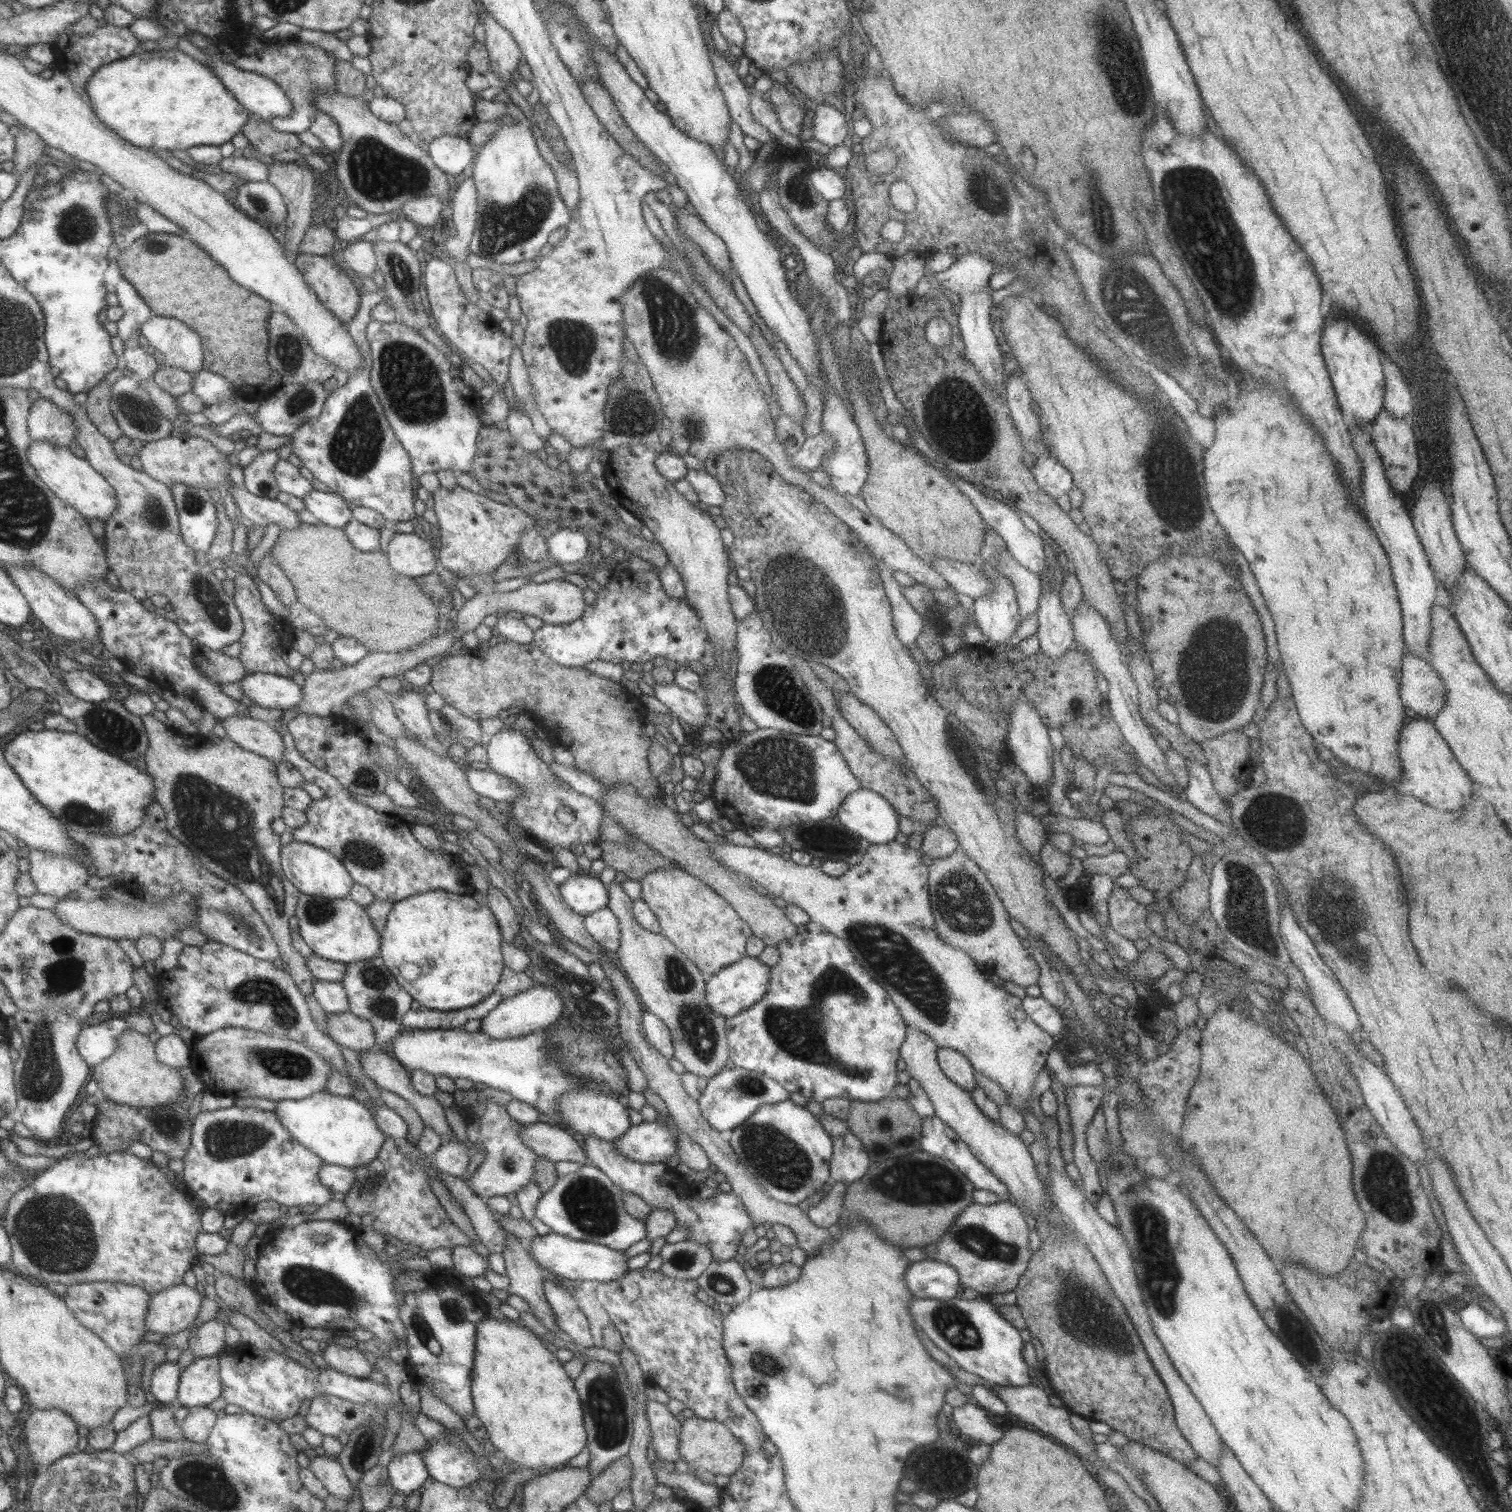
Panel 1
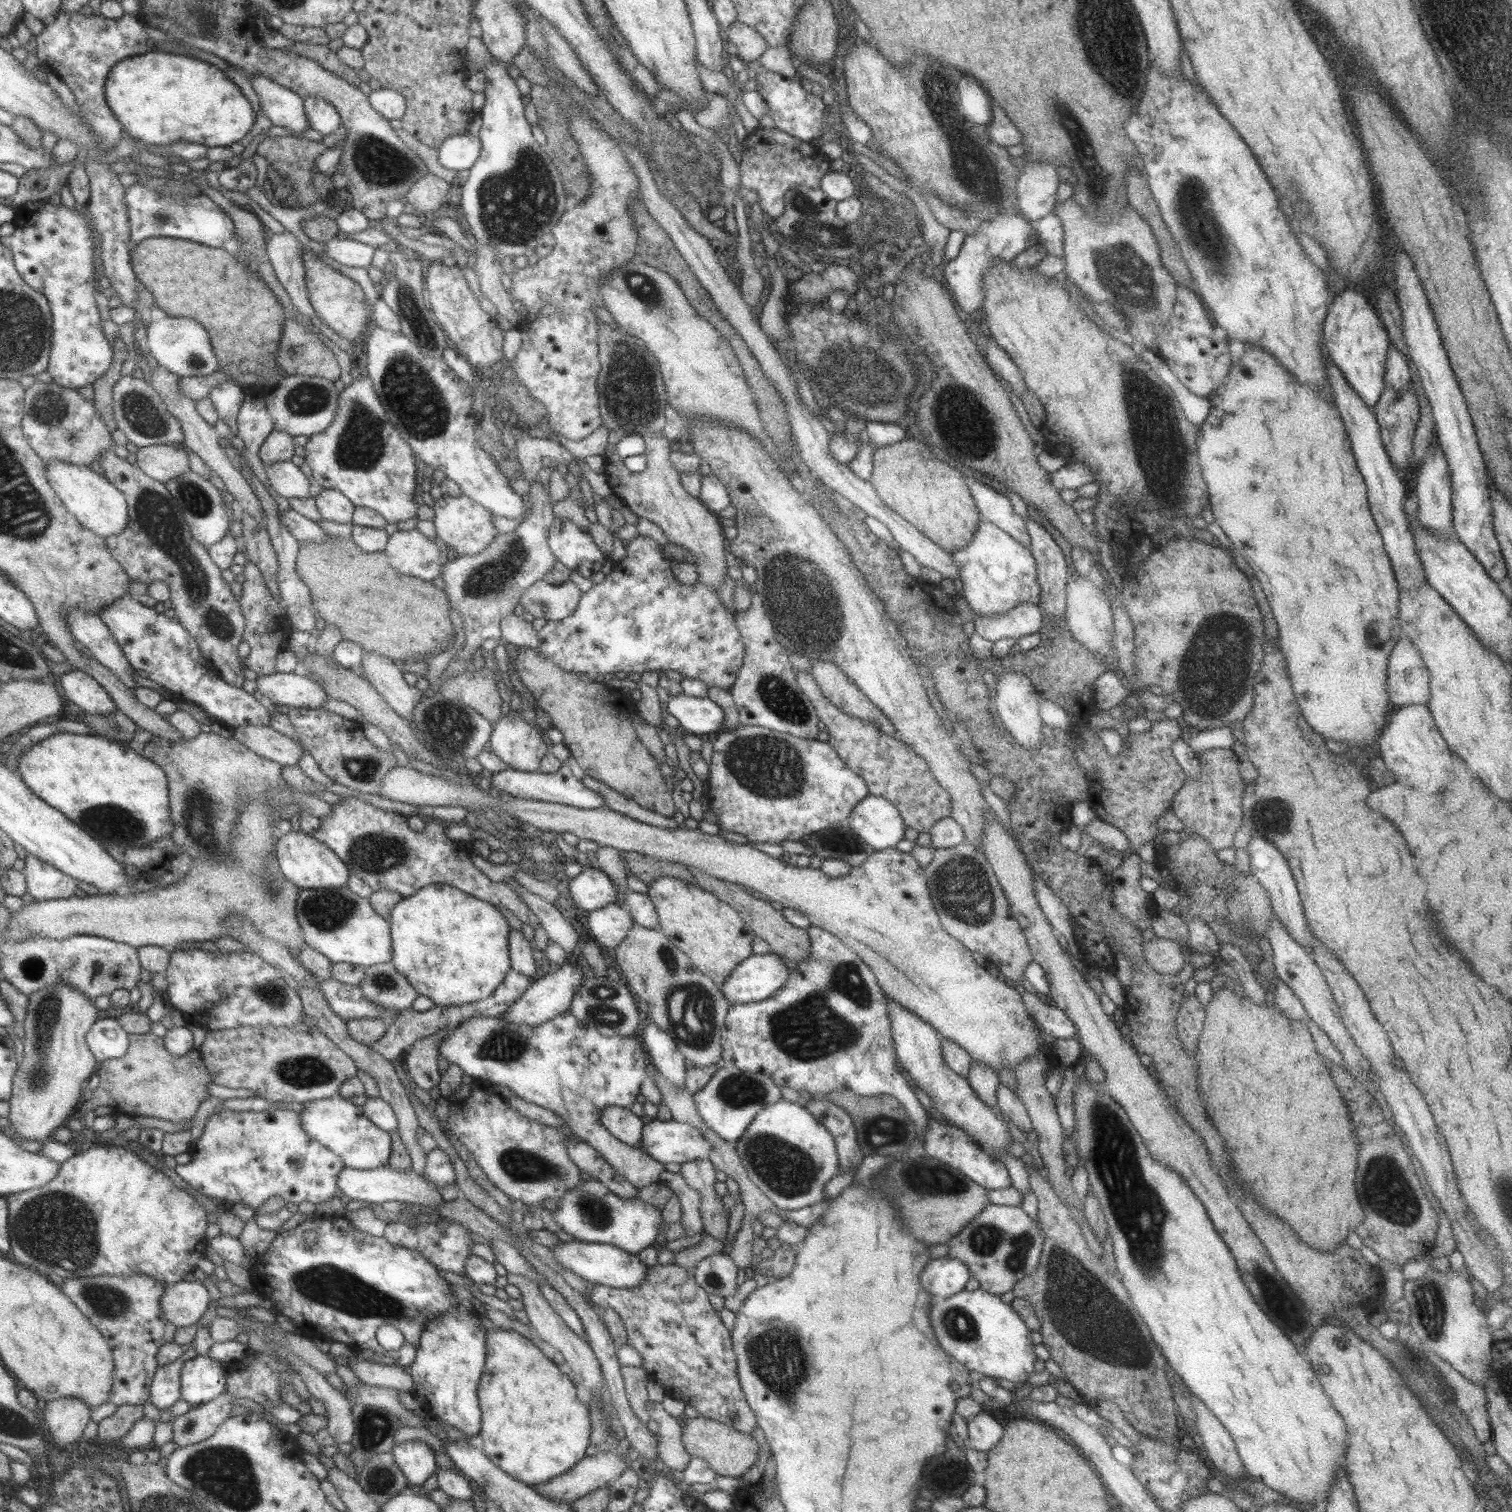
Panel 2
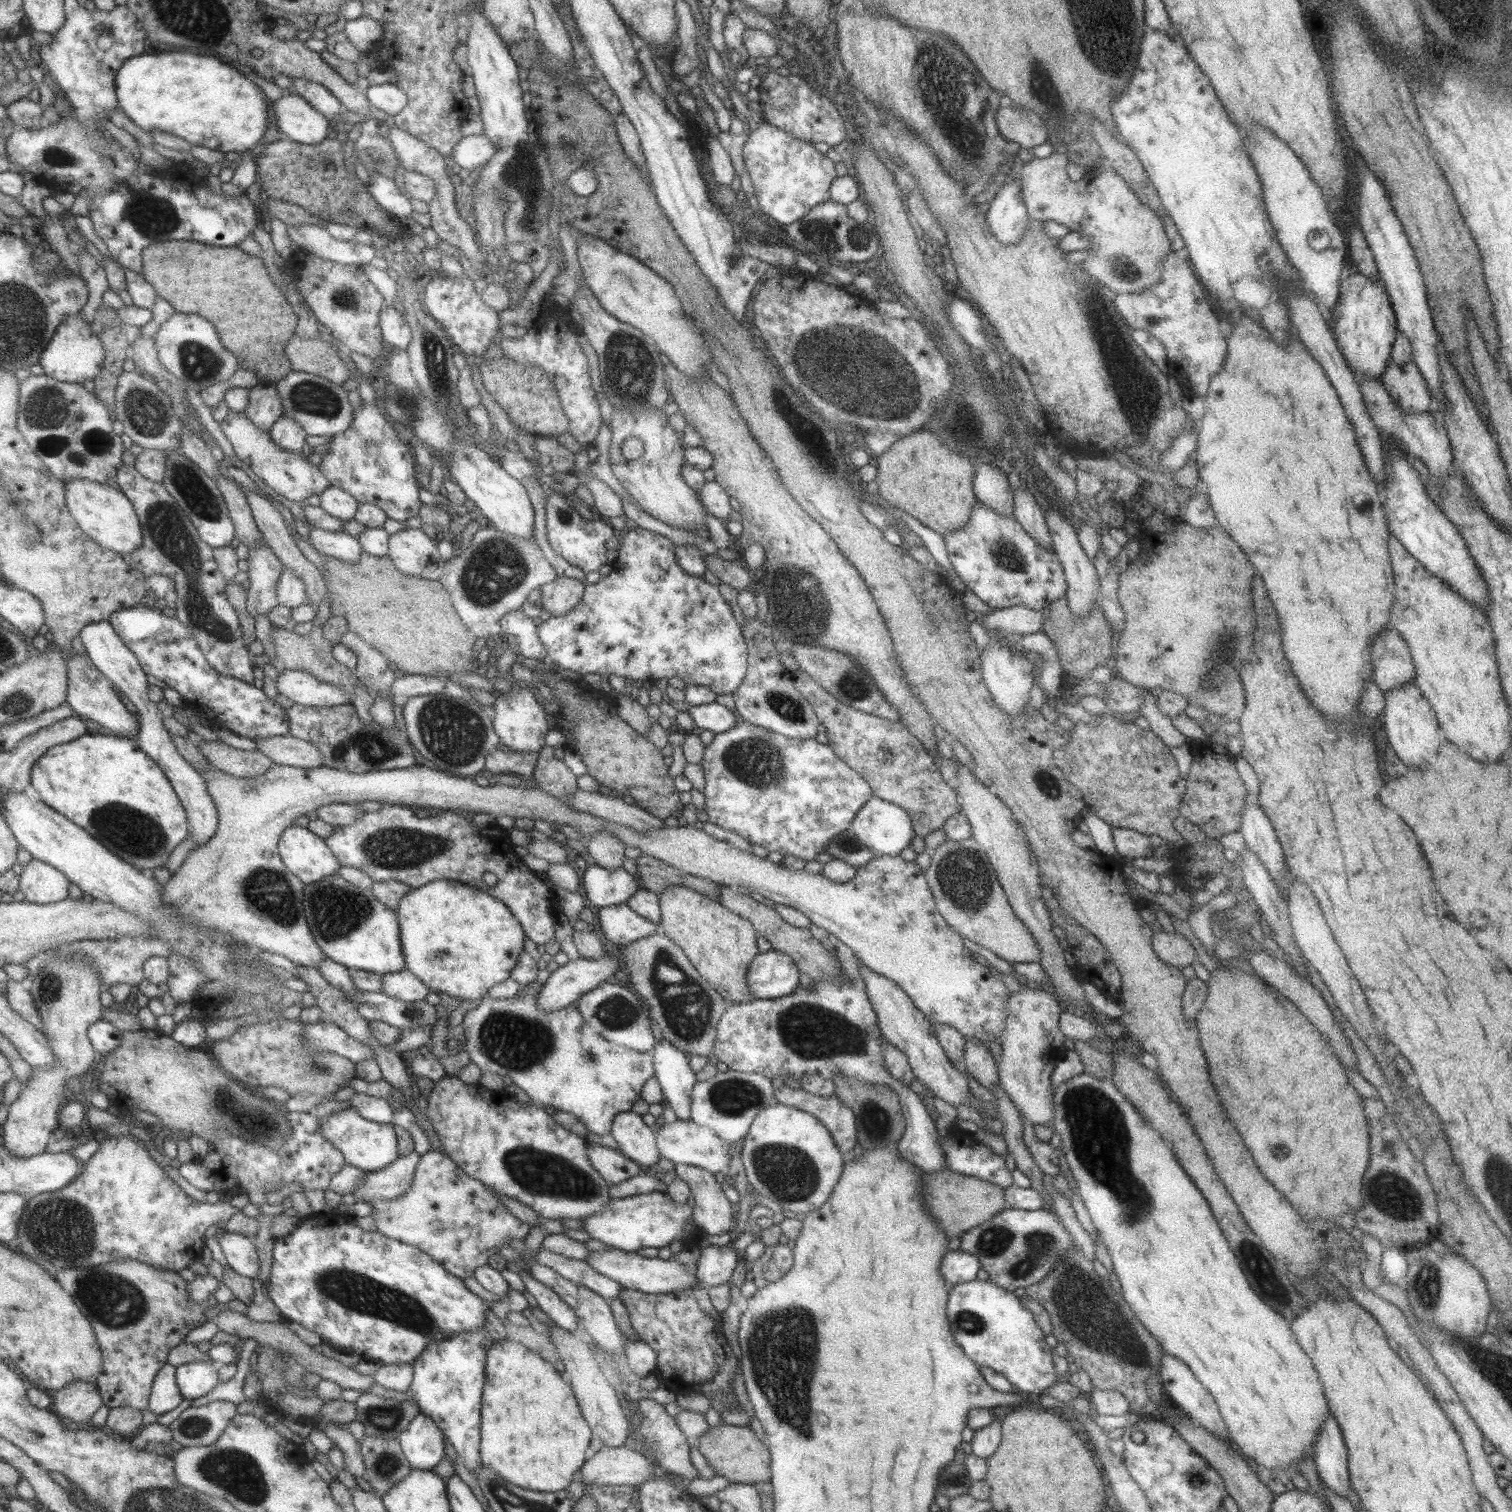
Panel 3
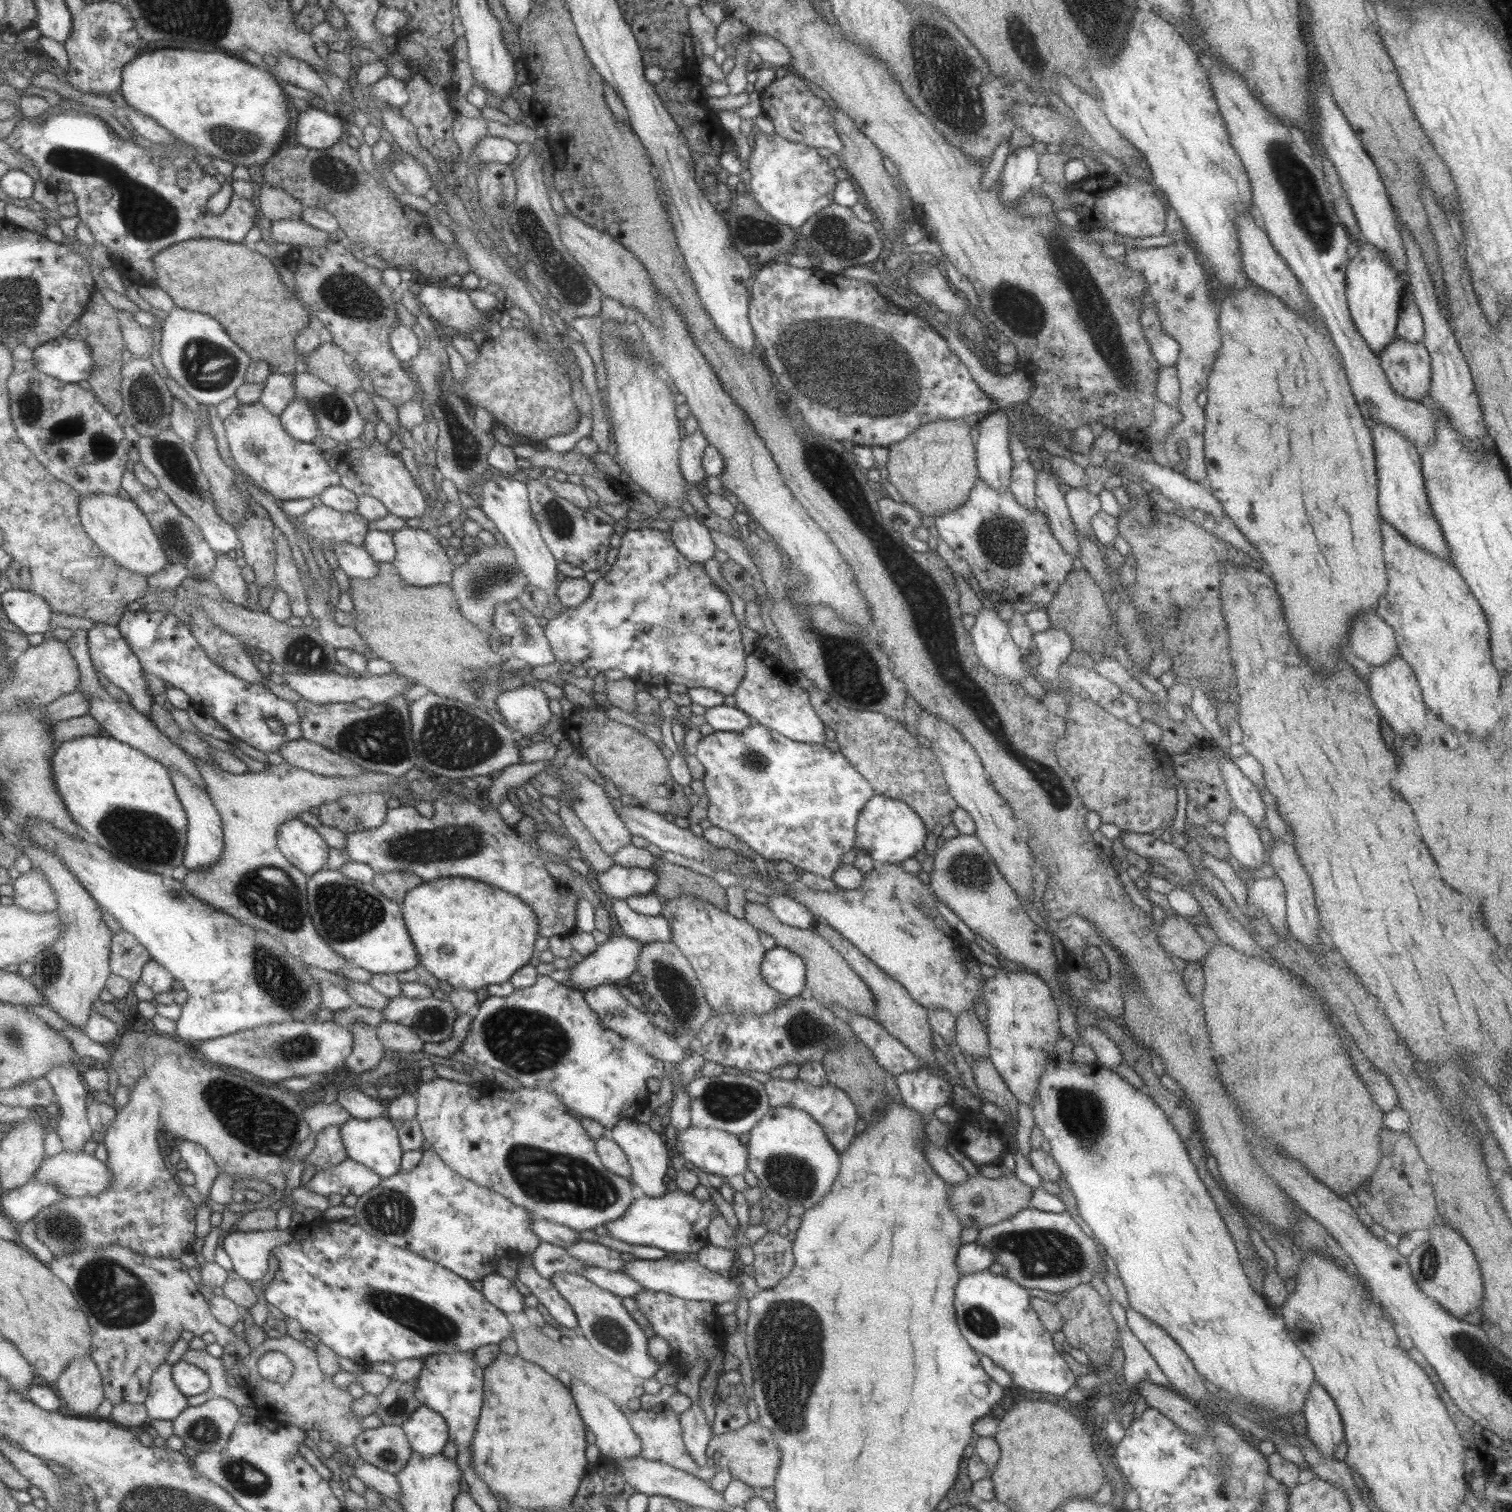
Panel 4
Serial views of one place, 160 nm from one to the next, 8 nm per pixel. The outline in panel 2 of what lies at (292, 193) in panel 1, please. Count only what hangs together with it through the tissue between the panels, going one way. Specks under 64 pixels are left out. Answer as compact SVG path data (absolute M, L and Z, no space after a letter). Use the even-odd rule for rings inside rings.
M289 230L269 233L265 242L267 260L271 263L276 279L286 290L299 314L311 321L317 316L310 305L305 286L302 246Z

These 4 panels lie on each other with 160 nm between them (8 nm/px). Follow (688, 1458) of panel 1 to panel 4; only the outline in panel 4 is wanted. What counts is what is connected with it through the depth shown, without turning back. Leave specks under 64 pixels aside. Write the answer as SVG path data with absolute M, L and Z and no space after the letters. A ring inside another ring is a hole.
M748 1421L737 1430L725 1434L713 1435L706 1446L707 1457L720 1457L724 1466L728 1467L731 1479L737 1479L754 1489L772 1486L780 1461L780 1452L771 1431L759 1422Z

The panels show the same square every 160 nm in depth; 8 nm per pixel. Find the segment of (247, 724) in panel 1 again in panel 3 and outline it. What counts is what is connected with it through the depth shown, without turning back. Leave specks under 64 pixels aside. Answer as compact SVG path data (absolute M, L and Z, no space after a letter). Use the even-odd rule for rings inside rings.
M289 733L281 736L272 736L259 738L255 740L255 748L257 751L262 752L265 756L268 756L274 764L283 766L294 766L297 768L315 768L321 767L321 755L314 744L310 742L295 738Z

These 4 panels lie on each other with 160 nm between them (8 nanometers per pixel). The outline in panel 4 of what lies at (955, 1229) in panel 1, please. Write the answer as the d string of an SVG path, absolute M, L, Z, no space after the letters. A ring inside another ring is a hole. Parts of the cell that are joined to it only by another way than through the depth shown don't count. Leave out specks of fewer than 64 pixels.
M1027 1206L1025 1208L1022 1208L1021 1210L1018 1210L1018 1212L1015 1213L1013 1216L1010 1216L1009 1218L1002 1220L1001 1222L997 1222L997 1224L991 1226L984 1226L978 1229L976 1236L976 1243L980 1244L981 1246L984 1246L987 1250L990 1250L992 1252L992 1255L994 1256L995 1264L1000 1264L1005 1269L1002 1276L1008 1278L1009 1280L1012 1280L1013 1282L1016 1282L1017 1286L1022 1286L1025 1287L1026 1289L1034 1288L1051 1293L1061 1293L1064 1290L1077 1286L1077 1284L1091 1285L1090 1283L1091 1277L1093 1275L1096 1275L1097 1277L1101 1277L1101 1272L1104 1267L1103 1257L1101 1257L1101 1252L1102 1252L1101 1246L1098 1244L1098 1242L1094 1237L1092 1238L1087 1237L1087 1235L1085 1235L1081 1231L1081 1229L1079 1229L1077 1223L1075 1223L1073 1219L1071 1219L1071 1216L1065 1210L1060 1213L1052 1213L1052 1212L1043 1212L1042 1210L1037 1210L1035 1208L1031 1208Z

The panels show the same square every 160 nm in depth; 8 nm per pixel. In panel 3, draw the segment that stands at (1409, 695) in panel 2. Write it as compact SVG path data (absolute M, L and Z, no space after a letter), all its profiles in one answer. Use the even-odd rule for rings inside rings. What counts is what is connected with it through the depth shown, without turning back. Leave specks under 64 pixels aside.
M1386 627L1383 632L1380 632L1375 637L1373 648L1371 648L1370 652L1370 661L1373 665L1372 681L1382 693L1414 682L1414 662L1409 647L1395 629Z

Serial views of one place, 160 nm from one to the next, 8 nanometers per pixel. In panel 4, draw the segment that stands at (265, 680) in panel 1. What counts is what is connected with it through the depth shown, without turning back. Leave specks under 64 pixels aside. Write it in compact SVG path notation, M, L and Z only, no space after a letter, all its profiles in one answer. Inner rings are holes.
M282 672L283 684L295 691L302 700L312 702L313 704L331 704L351 703L358 700L365 700L372 704L383 704L389 699L404 694L409 691L415 684L411 684L407 678L403 676L393 676L393 674L363 675L348 674L340 675L339 673L329 672L323 674L301 674L294 672Z

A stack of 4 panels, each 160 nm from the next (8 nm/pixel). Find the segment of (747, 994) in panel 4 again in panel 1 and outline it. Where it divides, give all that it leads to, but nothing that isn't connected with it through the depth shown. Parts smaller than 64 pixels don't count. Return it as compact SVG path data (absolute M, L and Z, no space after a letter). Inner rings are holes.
M661 867L646 872L639 880L641 900L655 915L660 934L676 946L707 980L721 968L745 957L745 943L752 935L749 925L712 888L681 867Z

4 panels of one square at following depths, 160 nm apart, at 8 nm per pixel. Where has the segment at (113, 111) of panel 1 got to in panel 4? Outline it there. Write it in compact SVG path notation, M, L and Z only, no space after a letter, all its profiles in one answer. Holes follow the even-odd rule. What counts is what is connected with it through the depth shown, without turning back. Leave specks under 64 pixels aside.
M161 48L136 57L122 74L122 96L135 111L159 122L179 142L234 165L262 165L285 143L289 126L288 98L269 72L254 68L241 57L219 52Z

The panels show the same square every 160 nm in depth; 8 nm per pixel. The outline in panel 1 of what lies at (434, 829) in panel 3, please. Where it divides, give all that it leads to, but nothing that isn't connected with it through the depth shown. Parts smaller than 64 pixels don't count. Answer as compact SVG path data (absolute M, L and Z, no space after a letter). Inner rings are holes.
M286 724L281 727L284 751L283 761L289 761L304 778L304 782L316 784L324 792L323 798L312 800L308 809L304 810L305 822L303 826L291 829L291 836L295 842L307 842L310 845L321 847L332 854L346 868L355 884L365 886L372 892L374 900L397 902L398 900L427 892L428 890L446 890L453 894L473 895L475 890L467 873L454 861L448 850L443 855L428 851L410 834L410 826L404 820L389 813L381 813L373 808L349 798L351 793L345 790L339 782L323 769L307 762L295 748L293 739L286 729Z

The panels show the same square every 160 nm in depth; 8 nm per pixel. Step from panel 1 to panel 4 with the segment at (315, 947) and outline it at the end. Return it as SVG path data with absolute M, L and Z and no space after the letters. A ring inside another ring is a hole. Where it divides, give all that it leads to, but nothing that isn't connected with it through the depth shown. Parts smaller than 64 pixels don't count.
M323 868L308 877L306 882L307 914L317 934L329 948L373 974L405 972L417 966L418 958L402 919L401 905L381 894L372 883L360 883L347 878L337 869Z

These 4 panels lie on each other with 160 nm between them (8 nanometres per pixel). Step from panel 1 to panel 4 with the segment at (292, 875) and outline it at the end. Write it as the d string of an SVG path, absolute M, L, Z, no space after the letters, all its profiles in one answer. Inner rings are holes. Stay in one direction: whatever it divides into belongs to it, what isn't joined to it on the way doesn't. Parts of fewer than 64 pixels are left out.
M298 818L281 823L276 833L276 845L282 855L307 877L326 867L328 844Z

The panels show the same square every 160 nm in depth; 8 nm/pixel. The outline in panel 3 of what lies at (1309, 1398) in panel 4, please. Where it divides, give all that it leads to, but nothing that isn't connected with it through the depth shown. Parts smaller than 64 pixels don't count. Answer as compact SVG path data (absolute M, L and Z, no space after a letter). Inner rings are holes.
M1328 1412L1328 1417L1319 1429L1312 1459L1320 1481L1337 1496L1347 1497L1350 1492L1348 1454L1331 1412Z

